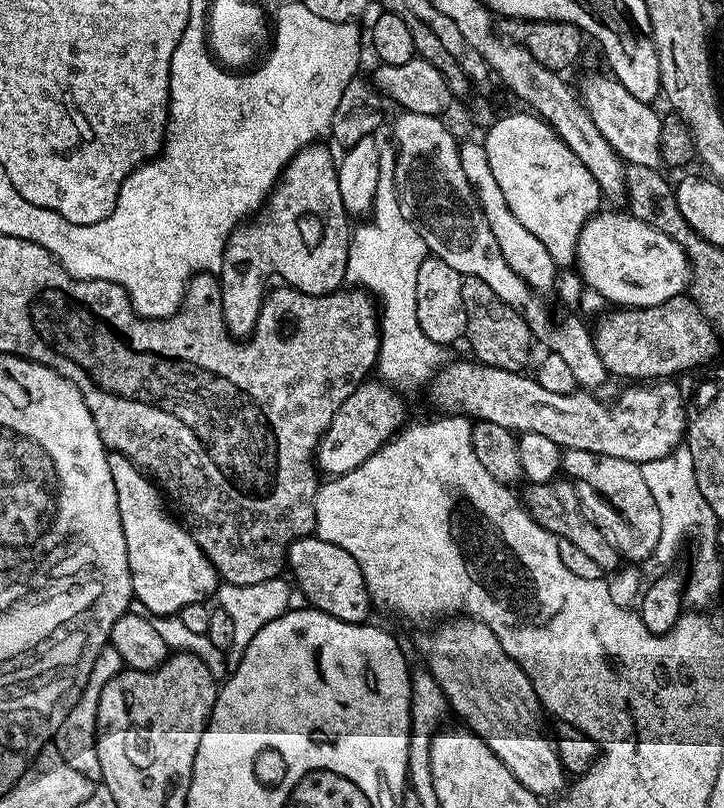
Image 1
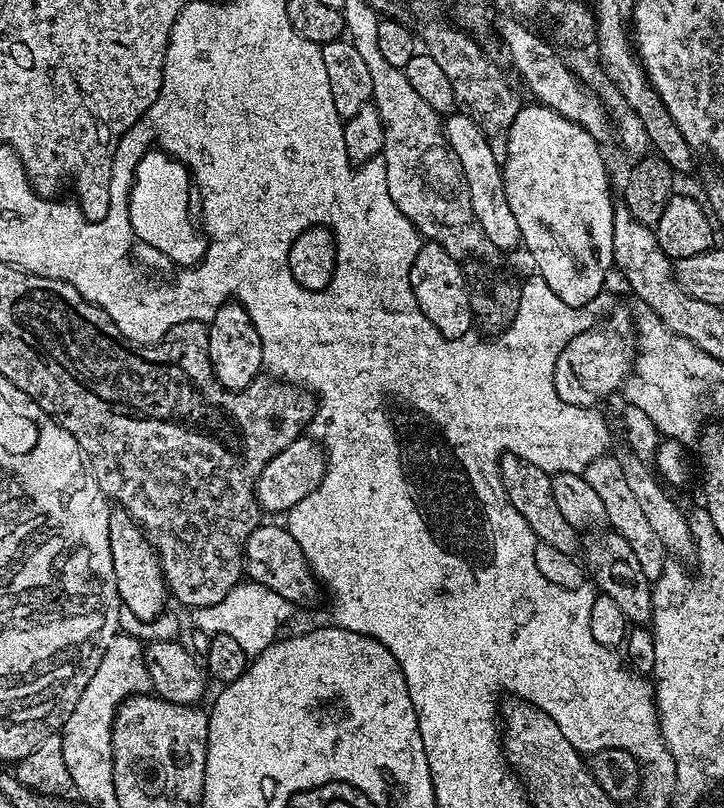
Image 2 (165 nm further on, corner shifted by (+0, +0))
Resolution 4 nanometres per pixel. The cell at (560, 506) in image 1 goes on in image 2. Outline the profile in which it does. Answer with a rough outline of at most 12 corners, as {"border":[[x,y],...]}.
{"border":[[611,530],[582,544],[591,583],[625,621],[652,618],[653,581]]}

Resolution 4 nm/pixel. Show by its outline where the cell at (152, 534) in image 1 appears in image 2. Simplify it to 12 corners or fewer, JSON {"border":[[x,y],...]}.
{"border":[[113,507],[110,554],[121,605],[144,620],[170,593],[160,556]]}

